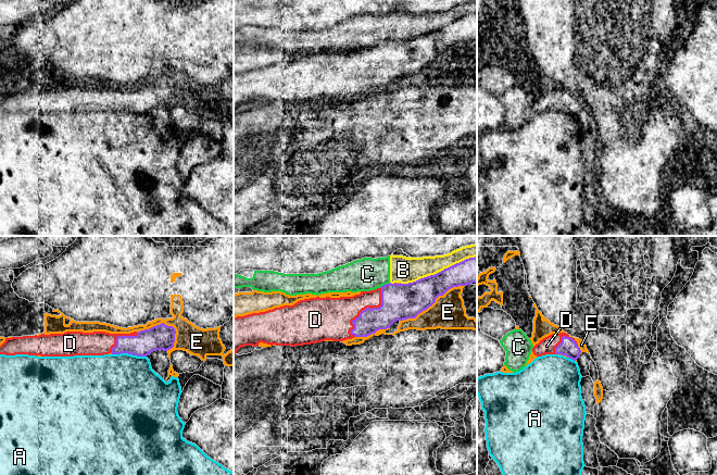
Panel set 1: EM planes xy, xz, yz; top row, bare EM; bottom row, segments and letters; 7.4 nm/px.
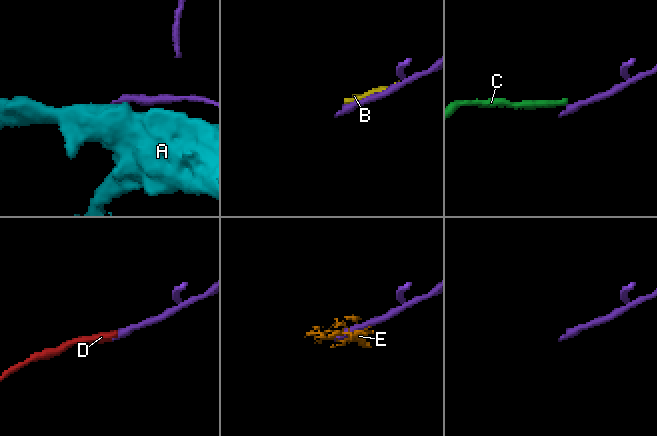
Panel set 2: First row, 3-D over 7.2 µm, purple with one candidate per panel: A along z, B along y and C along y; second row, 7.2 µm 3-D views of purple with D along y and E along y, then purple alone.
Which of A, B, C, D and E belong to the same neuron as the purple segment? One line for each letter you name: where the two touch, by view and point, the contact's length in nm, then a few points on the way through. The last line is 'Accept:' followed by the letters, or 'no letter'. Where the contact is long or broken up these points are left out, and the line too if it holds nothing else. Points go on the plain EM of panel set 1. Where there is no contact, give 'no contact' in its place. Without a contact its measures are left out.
D: meets purple in xz at (367, 64); contact 420 nm long; runs through xz (400, 58), (367, 64), (357, 72), (335, 72)
Accept: D

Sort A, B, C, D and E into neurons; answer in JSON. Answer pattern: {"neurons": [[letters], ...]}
{"neurons": [["A"], ["B", "C"], ["D"], ["E"]]}

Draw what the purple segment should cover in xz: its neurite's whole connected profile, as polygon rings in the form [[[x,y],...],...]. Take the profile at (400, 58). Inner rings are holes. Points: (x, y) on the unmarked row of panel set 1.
[[[477,13],[408,40],[390,39],[375,47],[361,48],[353,53],[310,54],[293,62],[237,73],[234,74],[234,111],[241,103],[256,103],[260,99],[295,103],[325,97],[343,98],[354,93],[367,93],[379,86],[389,85],[397,77],[415,75],[449,46],[473,39],[477,39]]]

